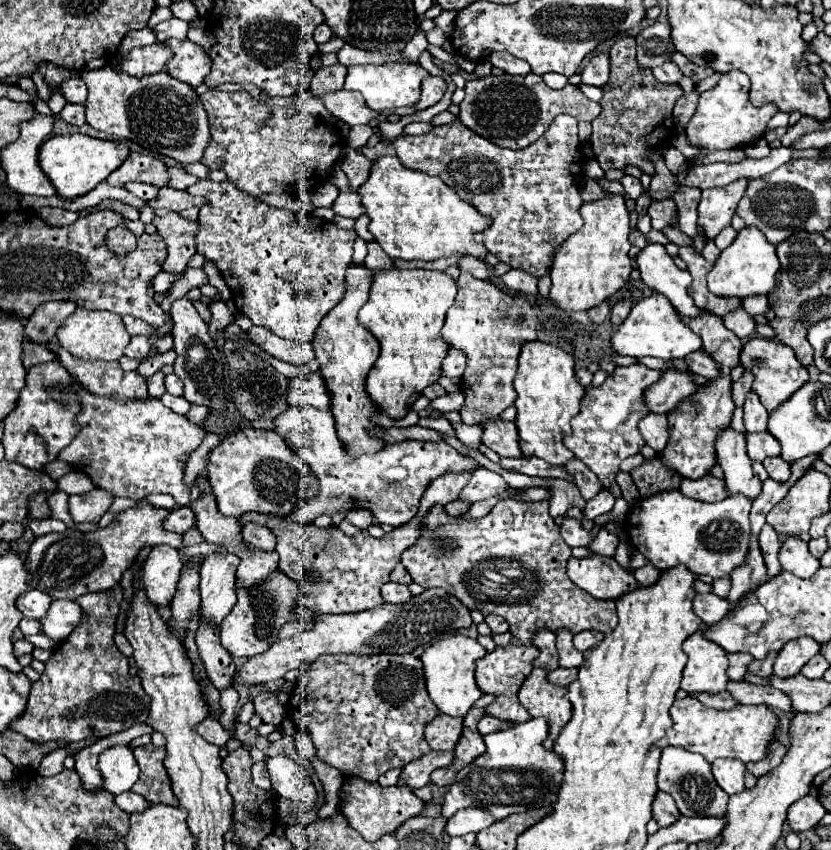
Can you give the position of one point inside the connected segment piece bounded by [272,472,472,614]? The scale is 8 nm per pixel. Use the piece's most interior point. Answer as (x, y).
(337, 574)

